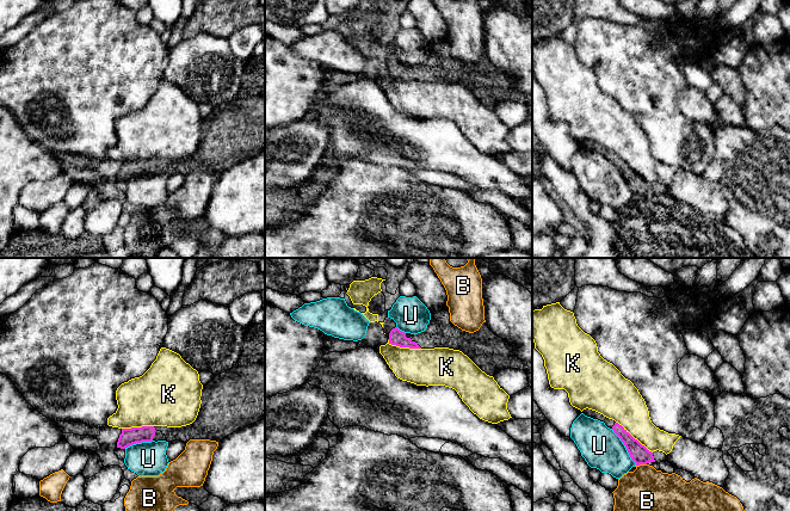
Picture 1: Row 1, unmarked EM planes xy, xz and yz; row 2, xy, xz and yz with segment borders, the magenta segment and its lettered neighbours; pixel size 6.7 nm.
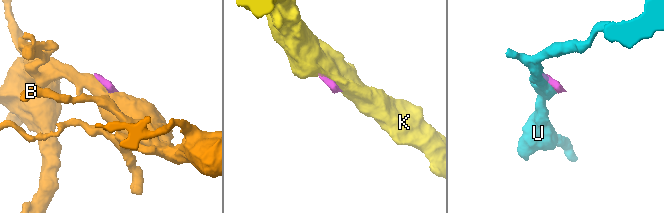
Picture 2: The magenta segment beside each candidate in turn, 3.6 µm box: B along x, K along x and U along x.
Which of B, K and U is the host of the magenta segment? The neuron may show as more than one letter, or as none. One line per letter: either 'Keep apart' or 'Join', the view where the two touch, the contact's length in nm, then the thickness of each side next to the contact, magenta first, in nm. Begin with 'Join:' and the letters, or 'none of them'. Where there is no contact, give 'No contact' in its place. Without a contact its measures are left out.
Join: none of them
B: Keep apart. Touches magenta in yz. Shared border 70 nm. Thickness 120 nm (magenta) against 420 nm
K: Keep apart. Touches magenta in yz. Shared border 320 nm. Thickness 120 nm (magenta) against 260 nm
U: Keep apart. Touches magenta in yz. Shared border 300 nm. Thickness 120 nm (magenta) against 280 nm

